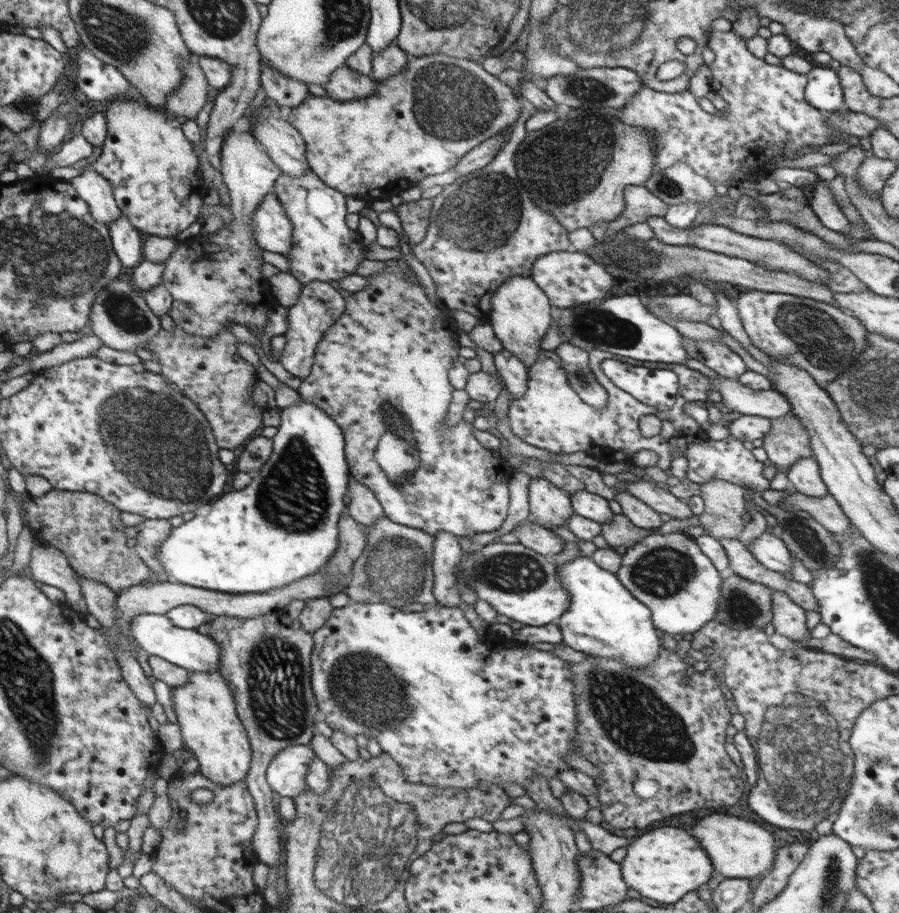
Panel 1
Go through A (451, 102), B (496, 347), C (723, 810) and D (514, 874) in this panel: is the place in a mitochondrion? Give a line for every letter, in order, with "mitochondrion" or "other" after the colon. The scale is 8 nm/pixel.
A: mitochondrion
B: other
C: other
D: other

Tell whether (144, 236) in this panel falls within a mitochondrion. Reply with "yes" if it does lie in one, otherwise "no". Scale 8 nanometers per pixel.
no

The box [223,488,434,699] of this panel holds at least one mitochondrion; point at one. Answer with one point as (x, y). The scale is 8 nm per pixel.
(404, 561)

